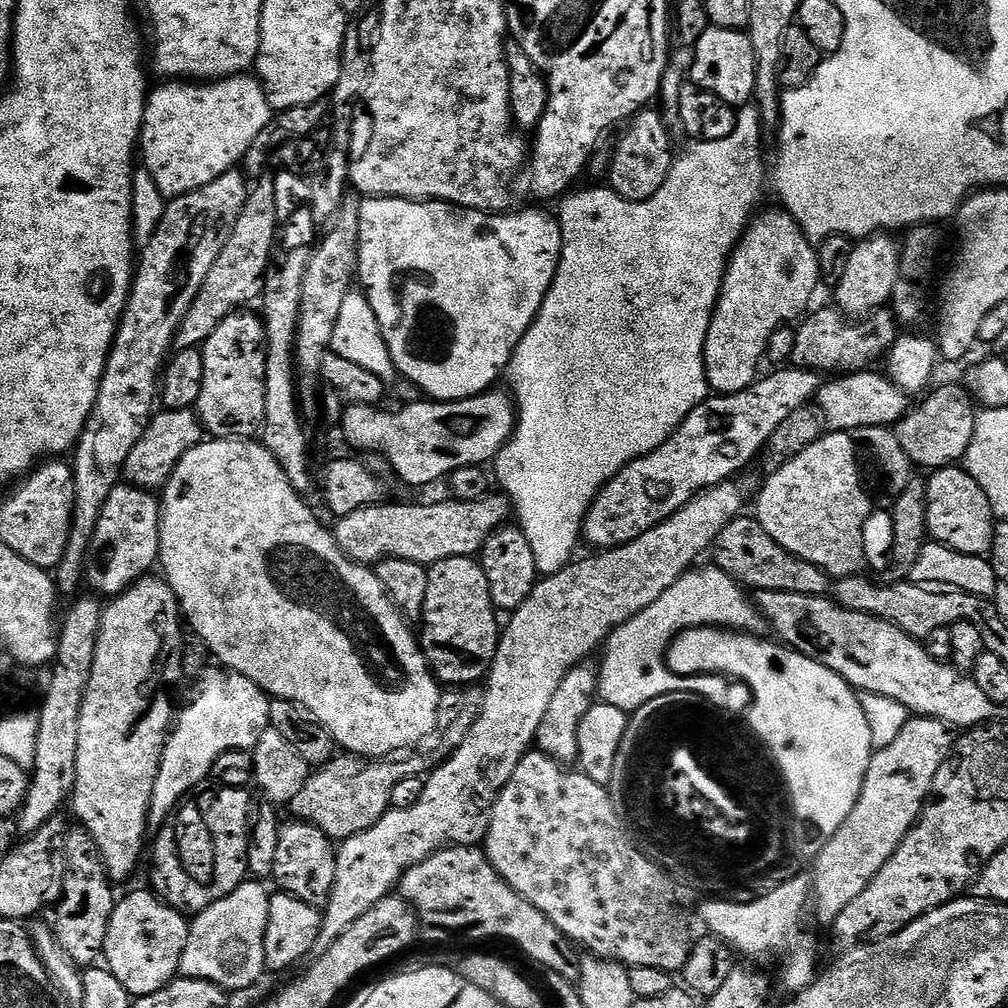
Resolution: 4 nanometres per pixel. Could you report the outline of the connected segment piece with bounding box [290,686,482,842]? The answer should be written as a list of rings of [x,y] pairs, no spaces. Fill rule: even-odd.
[[[460,686],[455,690],[445,691],[440,697],[438,734],[425,737],[424,741],[415,750],[409,751],[399,758],[376,758],[369,762],[365,757],[351,754],[333,756],[329,764],[324,765],[323,768],[315,769],[309,775],[306,786],[302,786],[302,791],[292,799],[290,811],[296,815],[293,817],[297,821],[312,824],[318,830],[322,830],[322,834],[326,834],[328,839],[333,842],[343,842],[354,838],[354,834],[362,834],[366,830],[370,830],[370,826],[374,826],[374,822],[381,820],[390,811],[394,786],[398,786],[398,782],[402,782],[402,778],[410,778],[411,776],[427,777],[452,755],[455,748],[462,746],[470,726],[474,726],[474,722],[478,718],[481,699],[481,689],[476,686]]]

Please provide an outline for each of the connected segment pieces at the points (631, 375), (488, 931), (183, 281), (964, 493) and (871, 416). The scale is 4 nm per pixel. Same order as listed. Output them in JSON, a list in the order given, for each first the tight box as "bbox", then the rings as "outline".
[{"bbox":[494,106,754,577],"outline":[[[744,106],[739,109],[736,117],[736,129],[734,134],[730,134],[730,138],[719,140],[718,142],[702,142],[701,140],[689,143],[688,149],[684,153],[675,157],[670,174],[666,178],[666,182],[662,186],[662,190],[658,190],[658,194],[654,194],[654,198],[643,200],[642,202],[630,202],[623,200],[617,192],[612,191],[607,186],[601,188],[588,188],[585,192],[573,191],[571,194],[565,195],[559,201],[560,212],[558,211],[558,219],[560,222],[560,229],[562,230],[562,254],[560,255],[560,265],[556,271],[554,282],[550,286],[550,290],[546,294],[544,304],[540,308],[540,315],[536,317],[536,321],[530,326],[530,330],[526,330],[526,334],[522,338],[522,342],[518,342],[516,353],[512,356],[512,362],[508,365],[507,375],[512,376],[512,388],[514,399],[518,409],[516,417],[516,430],[512,434],[507,446],[500,451],[495,458],[494,467],[496,467],[496,480],[501,484],[503,495],[507,496],[513,509],[515,519],[518,521],[518,527],[526,534],[526,542],[530,542],[530,550],[534,553],[534,562],[536,563],[536,571],[541,577],[553,576],[558,574],[558,570],[562,570],[566,565],[573,563],[576,552],[576,543],[581,543],[582,529],[584,526],[584,516],[588,513],[588,507],[592,505],[592,501],[600,493],[601,488],[604,487],[608,481],[613,480],[620,469],[624,468],[630,462],[634,462],[638,458],[642,458],[646,454],[650,454],[654,450],[658,450],[658,446],[662,446],[667,442],[675,432],[682,426],[685,418],[698,407],[702,401],[708,399],[710,389],[708,386],[708,379],[704,373],[704,343],[706,342],[706,334],[710,330],[710,322],[712,315],[716,309],[716,303],[720,297],[720,287],[724,281],[724,272],[728,268],[728,260],[732,256],[733,250],[736,249],[736,244],[740,237],[743,236],[744,231],[747,230],[750,221],[753,219],[754,211],[752,212],[752,116],[754,120],[754,112],[751,107]]]},{"bbox":[398,846,580,982],"outline":[[[469,846],[444,848],[435,852],[430,858],[418,862],[410,870],[404,872],[398,885],[398,894],[407,904],[411,904],[417,913],[422,914],[422,924],[429,928],[428,936],[432,940],[509,940],[517,944],[536,964],[554,974],[562,974],[562,978],[576,982],[580,978],[580,960],[576,956],[577,949],[572,941],[567,940],[544,914],[526,898],[517,892],[498,875],[479,847]]]},{"bbox":[54,170,250,598],"outline":[[[233,170],[190,194],[167,201],[157,228],[143,245],[144,253],[141,256],[139,253],[132,292],[108,355],[98,398],[70,460],[74,478],[70,542],[62,562],[54,570],[57,589],[68,598],[81,591],[88,547],[98,518],[102,518],[102,506],[106,506],[106,498],[121,483],[126,458],[130,458],[130,450],[134,450],[154,415],[158,385],[173,351],[176,331],[182,318],[186,318],[186,310],[198,298],[210,266],[218,262],[218,254],[222,254],[222,246],[226,246],[246,206],[249,191],[250,184],[243,171]]]},{"bbox":[927,467,998,557],"outline":[[[963,467],[938,468],[927,477],[928,536],[935,543],[958,550],[962,554],[987,557],[992,551],[994,530],[998,520],[986,498],[986,490],[974,482]]]},{"bbox":[815,370,910,433],"outline":[[[876,370],[849,372],[837,375],[821,383],[816,393],[815,407],[824,418],[824,423],[833,432],[855,433],[857,428],[870,426],[895,425],[896,421],[908,415],[910,411],[909,393],[903,392],[887,375],[876,373]]]}]

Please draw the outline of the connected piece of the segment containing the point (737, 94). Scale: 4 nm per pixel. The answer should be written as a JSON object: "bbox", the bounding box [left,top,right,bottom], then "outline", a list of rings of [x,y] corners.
{"bbox":[691,27,756,106],"outline":[[[708,27],[706,34],[698,38],[692,56],[691,83],[718,94],[722,102],[733,106],[744,106],[756,95],[756,55],[752,39],[744,30],[726,30]]]}

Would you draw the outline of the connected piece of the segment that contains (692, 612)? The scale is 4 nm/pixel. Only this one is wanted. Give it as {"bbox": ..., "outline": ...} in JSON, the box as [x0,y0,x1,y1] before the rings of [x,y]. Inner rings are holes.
{"bbox":[598,567,765,714],"outline":[[[693,567],[657,598],[646,610],[618,626],[603,645],[604,661],[598,664],[598,696],[610,706],[629,714],[646,702],[662,698],[662,694],[691,692],[694,685],[688,676],[679,676],[668,669],[664,655],[673,647],[680,633],[691,628],[727,628],[733,632],[756,634],[765,627],[764,618],[756,608],[753,597],[730,574],[721,568]],[[748,595],[748,596],[747,596]]]}

